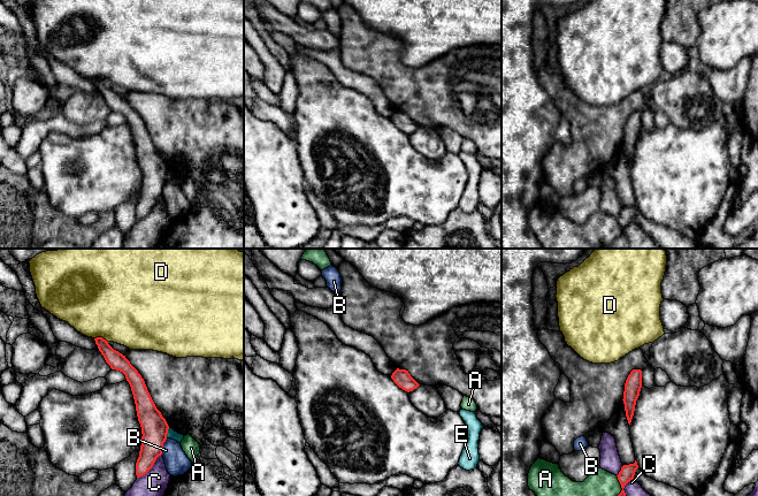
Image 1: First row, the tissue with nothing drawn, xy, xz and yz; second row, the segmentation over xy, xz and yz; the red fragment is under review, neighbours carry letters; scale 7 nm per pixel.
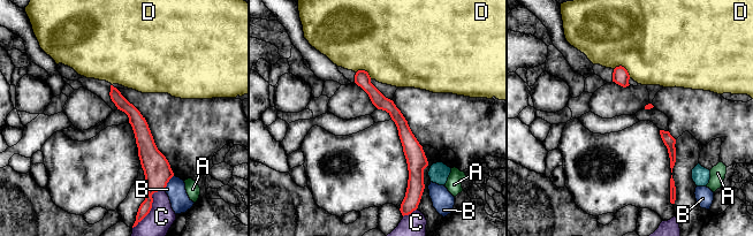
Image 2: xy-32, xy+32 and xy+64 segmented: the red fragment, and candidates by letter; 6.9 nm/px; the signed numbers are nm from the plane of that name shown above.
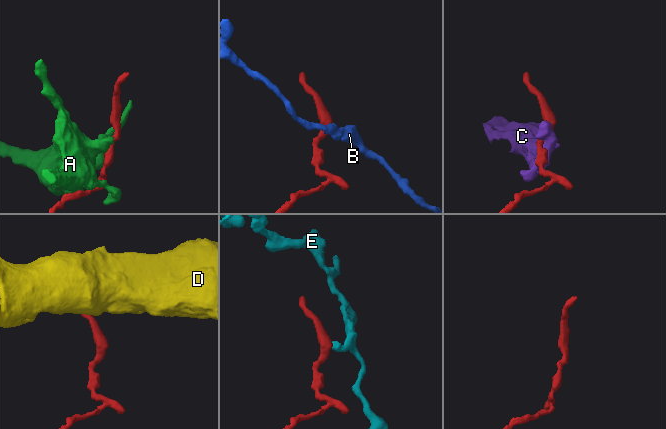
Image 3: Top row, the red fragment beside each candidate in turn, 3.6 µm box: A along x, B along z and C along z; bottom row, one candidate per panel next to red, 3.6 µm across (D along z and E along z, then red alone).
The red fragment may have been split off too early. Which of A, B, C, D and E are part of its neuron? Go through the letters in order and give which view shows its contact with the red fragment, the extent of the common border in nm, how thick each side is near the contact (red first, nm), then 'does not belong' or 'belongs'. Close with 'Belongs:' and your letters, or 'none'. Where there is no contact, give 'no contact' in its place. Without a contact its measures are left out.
A: contact in yz; length 220 nm; calibres 120 and 240 nm; does not belong
B: contact in xy; length 120 nm; calibres 190 and 160 nm; does not belong
C: contact in xy; length 240 nm; calibres 180 and 240 nm; does not belong
D: contact in xy; length 100 nm; calibres 120 and 500 nm; does not belong
E: contact in xy; length 80 nm; calibres 190 and 70 nm; does not belong
Belongs: none

